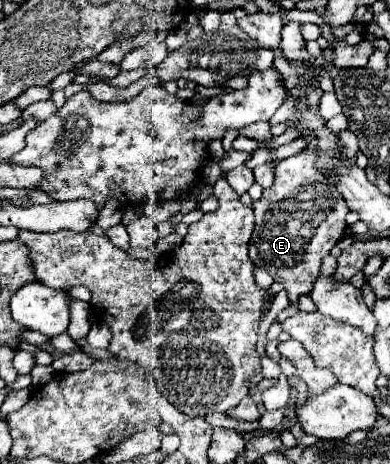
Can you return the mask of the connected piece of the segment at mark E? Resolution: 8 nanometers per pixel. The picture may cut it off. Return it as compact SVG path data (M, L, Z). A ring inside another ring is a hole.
M305 149L279 161L275 183L251 205L255 211L255 229L249 241L249 259L283 285L291 303L297 303L299 295L311 293L323 257L345 235L345 217L351 211L335 189L337 171L321 171L315 167L317 161L319 149Z

